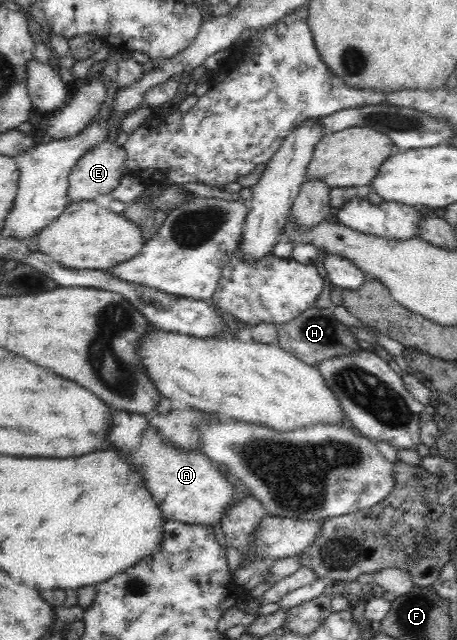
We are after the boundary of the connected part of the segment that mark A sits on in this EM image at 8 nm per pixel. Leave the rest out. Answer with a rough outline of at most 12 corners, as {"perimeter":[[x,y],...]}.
{"perimeter":[[113,410],[116,444],[166,521],[216,528],[238,501],[202,451]]}

